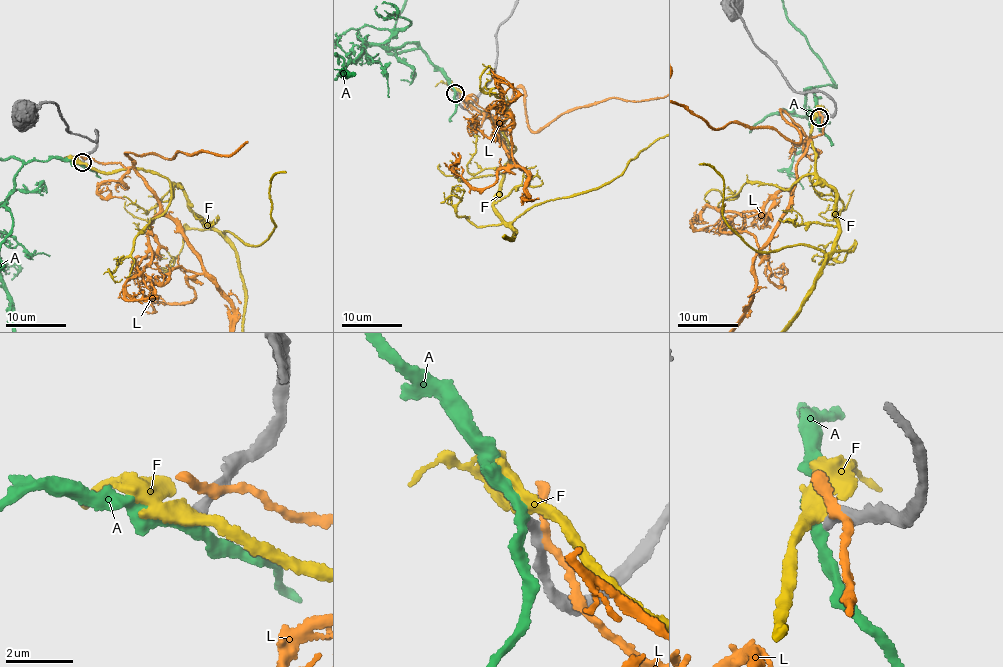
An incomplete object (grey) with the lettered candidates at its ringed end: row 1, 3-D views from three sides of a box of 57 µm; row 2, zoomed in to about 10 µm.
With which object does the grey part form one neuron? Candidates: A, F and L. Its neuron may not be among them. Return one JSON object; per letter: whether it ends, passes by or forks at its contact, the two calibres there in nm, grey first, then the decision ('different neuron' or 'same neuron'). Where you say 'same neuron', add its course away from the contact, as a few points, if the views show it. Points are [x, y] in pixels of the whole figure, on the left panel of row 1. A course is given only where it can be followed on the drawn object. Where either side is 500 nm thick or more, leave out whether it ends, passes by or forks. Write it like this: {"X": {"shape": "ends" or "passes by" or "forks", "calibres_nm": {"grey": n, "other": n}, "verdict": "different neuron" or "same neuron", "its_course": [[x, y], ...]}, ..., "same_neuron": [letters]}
{"A": {"shape": "passes by", "calibres_nm": {"grey": 280, "other": 320}, "verdict": "different neuron"}, "F": {"shape": "passes by", "calibres_nm": {"grey": 300, "other": 360}, "verdict": "different neuron"}, "L": {"shape": "passes by", "calibres_nm": {"grey": 420, "other": 240}, "verdict": "different neuron"}, "same_neuron": []}

